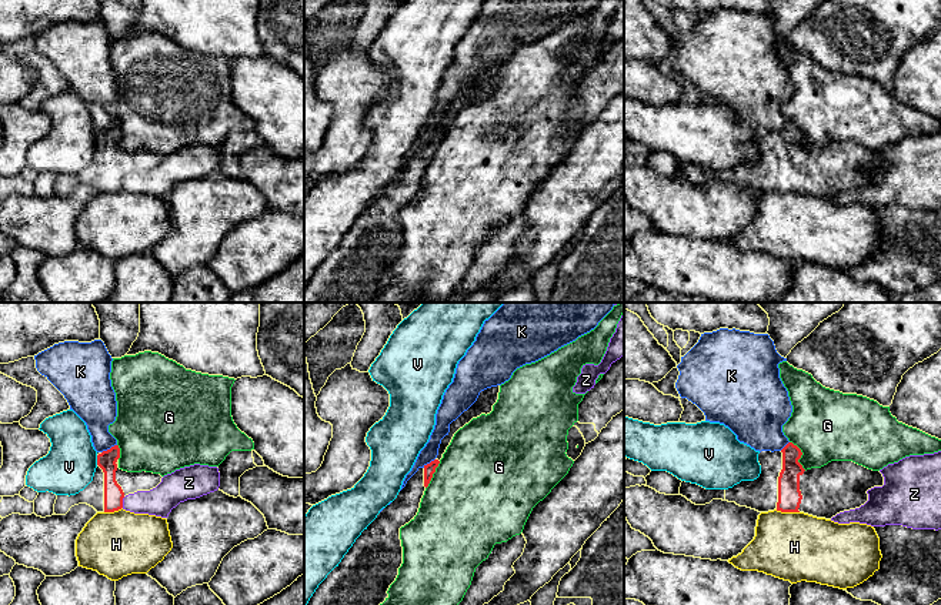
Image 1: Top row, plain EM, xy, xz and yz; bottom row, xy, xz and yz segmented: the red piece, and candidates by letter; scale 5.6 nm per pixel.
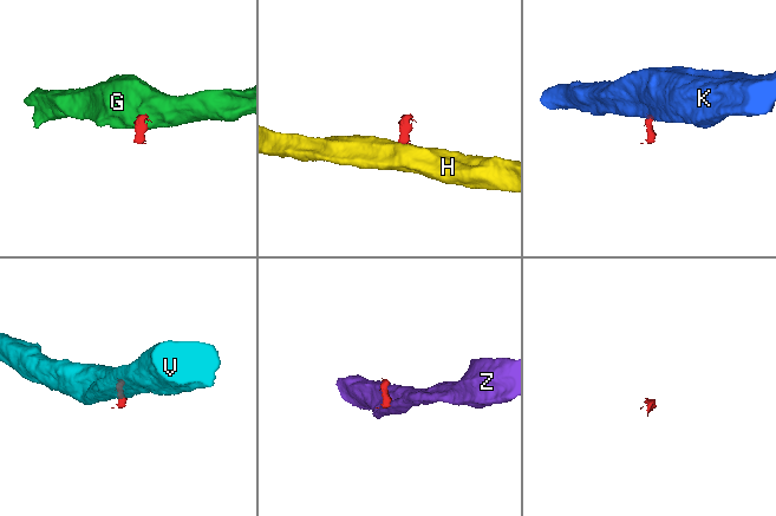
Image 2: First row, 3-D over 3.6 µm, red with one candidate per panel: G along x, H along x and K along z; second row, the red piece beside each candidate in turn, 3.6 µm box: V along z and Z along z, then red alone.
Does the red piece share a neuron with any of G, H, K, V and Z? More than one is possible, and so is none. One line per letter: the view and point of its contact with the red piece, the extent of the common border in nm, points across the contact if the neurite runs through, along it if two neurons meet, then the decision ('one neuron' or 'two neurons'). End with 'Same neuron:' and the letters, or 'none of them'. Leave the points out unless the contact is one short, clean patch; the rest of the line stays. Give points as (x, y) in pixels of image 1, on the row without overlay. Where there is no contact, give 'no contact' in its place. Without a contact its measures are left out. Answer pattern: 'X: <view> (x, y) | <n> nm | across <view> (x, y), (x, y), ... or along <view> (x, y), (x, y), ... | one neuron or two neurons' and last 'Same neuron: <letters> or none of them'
G: yz (801, 134) | 190 nm | along yz (790, 121), (800, 130), (801, 137), (798, 143), (806, 150) | two neurons
H: yz (787, 191) | 140 nm | along yz (776, 190), (798, 193) | two neurons
K: xy (110, 129) | 100 nm | along xy (116, 124), (102, 133) | two neurons
V: xy (97, 140) | 60 nm | along xy (96, 136), (97, 144) | two neurons
Z: xy (122, 183) | 70 nm | along xy (124, 177), (122, 187) | two neurons
Same neuron: none of them

